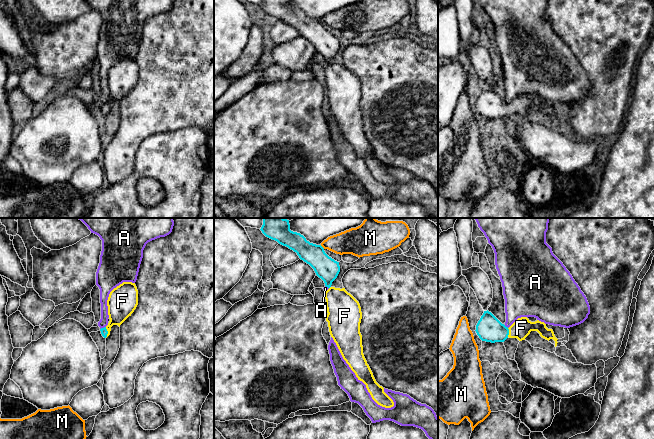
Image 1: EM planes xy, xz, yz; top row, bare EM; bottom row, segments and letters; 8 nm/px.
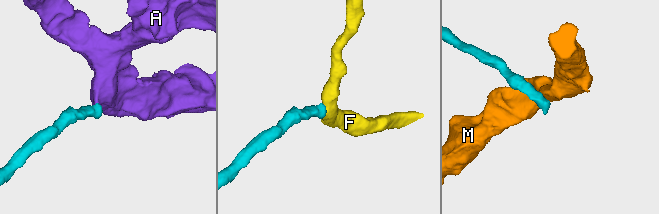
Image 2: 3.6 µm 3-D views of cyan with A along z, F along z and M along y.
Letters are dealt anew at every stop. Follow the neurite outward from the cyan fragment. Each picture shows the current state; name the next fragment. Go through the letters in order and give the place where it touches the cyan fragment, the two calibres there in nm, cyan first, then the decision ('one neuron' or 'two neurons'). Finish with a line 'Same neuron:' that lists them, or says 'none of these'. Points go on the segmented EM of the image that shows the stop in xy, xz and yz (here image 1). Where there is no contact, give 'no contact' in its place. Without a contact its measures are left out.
A: yz (505, 326) | 200/280 nm | two neurons
F: yz (508, 332) | 200/160 nm | one neuron
M: xz (321, 246) | 190/200 nm | two neurons
Same neuron: F

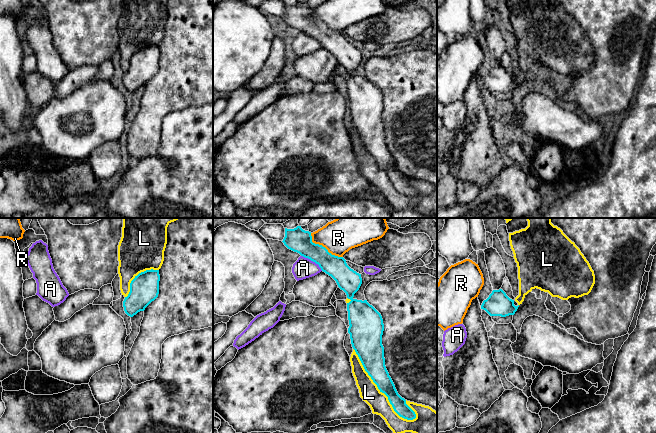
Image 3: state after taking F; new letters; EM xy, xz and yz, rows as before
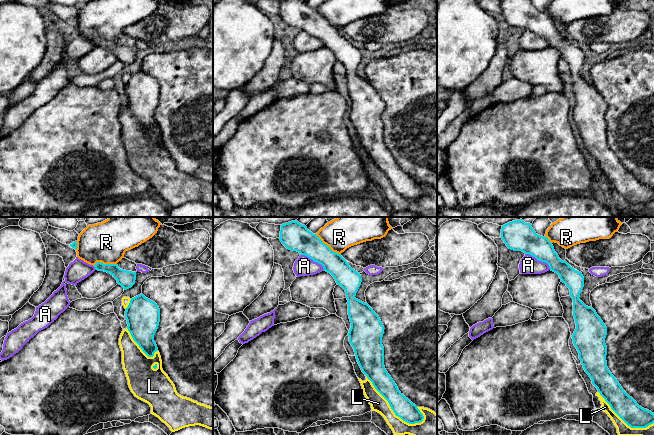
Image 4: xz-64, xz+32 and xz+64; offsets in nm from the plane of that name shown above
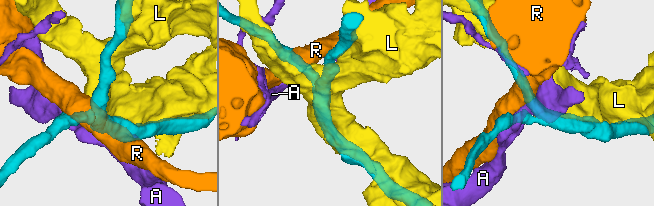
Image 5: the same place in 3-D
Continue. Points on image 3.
A: xz (312, 260) | 190/170 nm | two neurons
L: xz (379, 389) | 190/160 nm | two neurons
R: xz (322, 246) | 190/280 nm | two neurons
Same neuron: none of these

